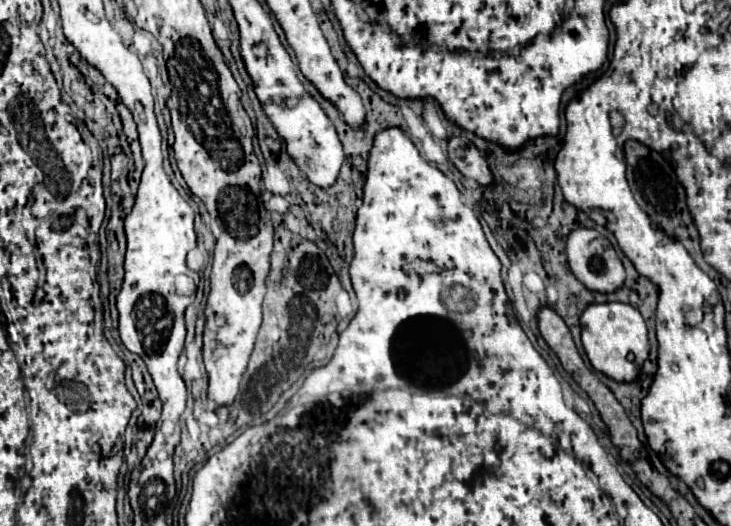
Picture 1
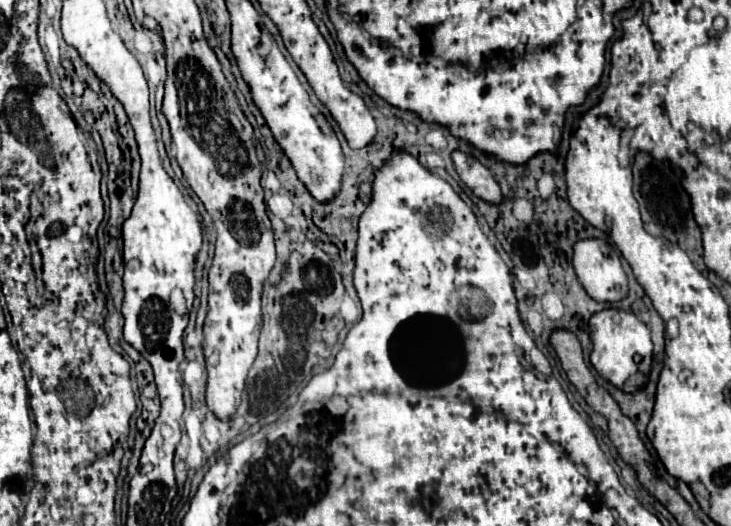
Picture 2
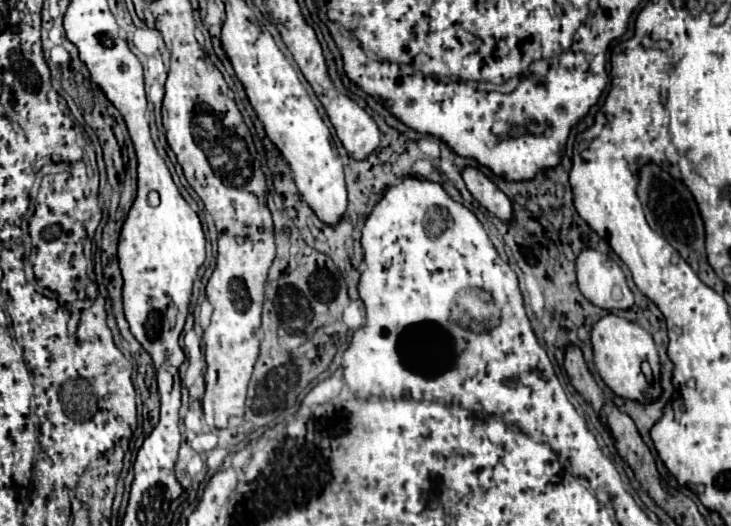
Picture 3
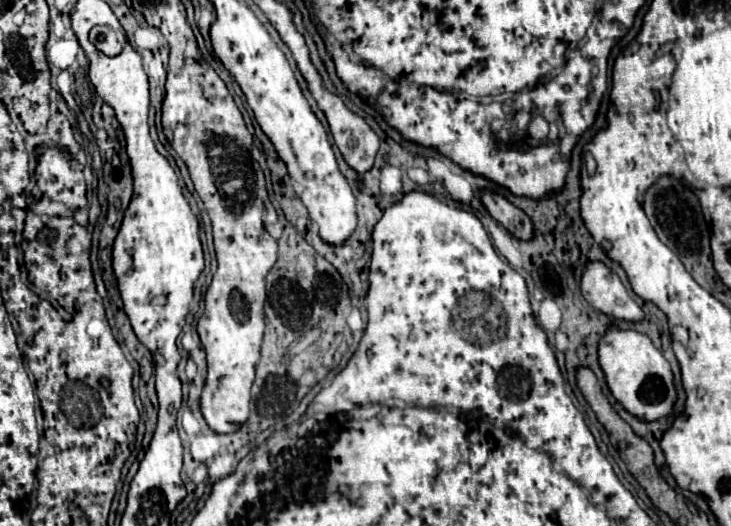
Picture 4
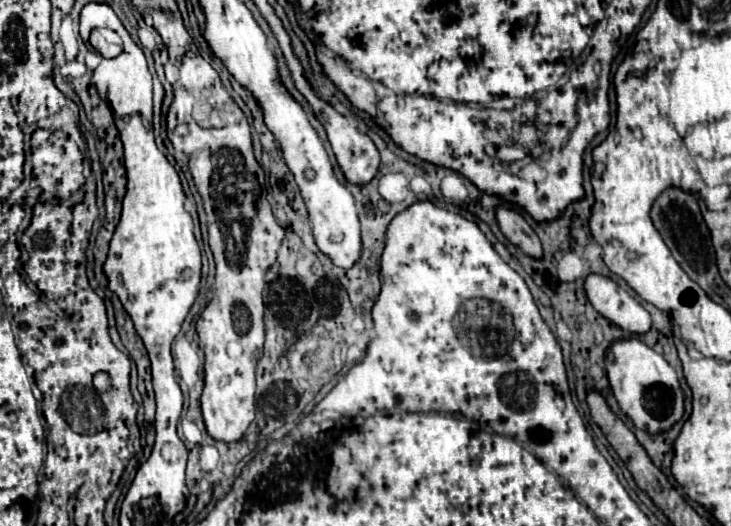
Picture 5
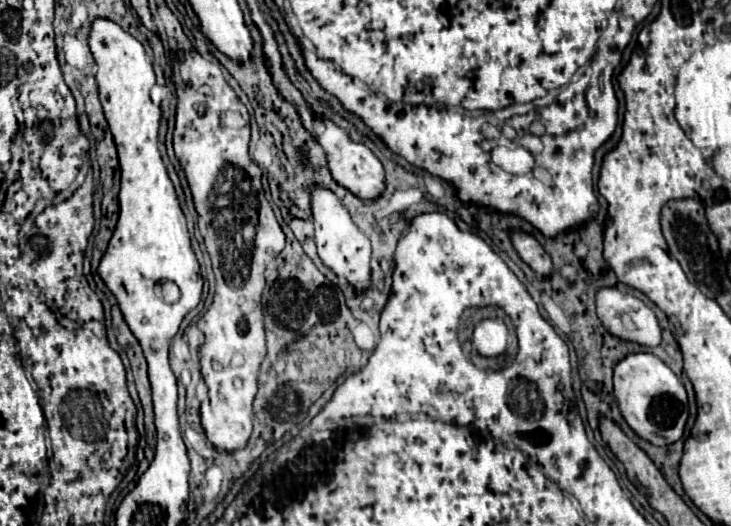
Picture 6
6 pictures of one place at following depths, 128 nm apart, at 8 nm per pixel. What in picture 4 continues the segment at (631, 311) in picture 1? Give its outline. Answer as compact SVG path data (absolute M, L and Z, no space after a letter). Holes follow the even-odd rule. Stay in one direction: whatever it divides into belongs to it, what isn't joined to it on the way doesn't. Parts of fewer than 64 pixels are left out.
M610 328L604 334L604 340L600 340L598 360L606 374L610 392L632 416L644 422L654 422L666 418L672 412L676 404L672 368L646 334L640 334L636 330Z

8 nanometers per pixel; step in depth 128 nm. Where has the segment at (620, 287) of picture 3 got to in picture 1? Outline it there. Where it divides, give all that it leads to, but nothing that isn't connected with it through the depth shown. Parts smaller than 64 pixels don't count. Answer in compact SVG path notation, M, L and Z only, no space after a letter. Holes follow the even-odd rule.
M590 228L572 230L570 236L568 236L568 242L566 242L566 254L568 254L568 264L570 264L572 274L588 290L602 292L602 294L612 294L624 284L624 278L626 278L624 266L622 266L618 254L616 254L616 250L610 244L606 244L606 240L602 238L600 232L590 230Z

